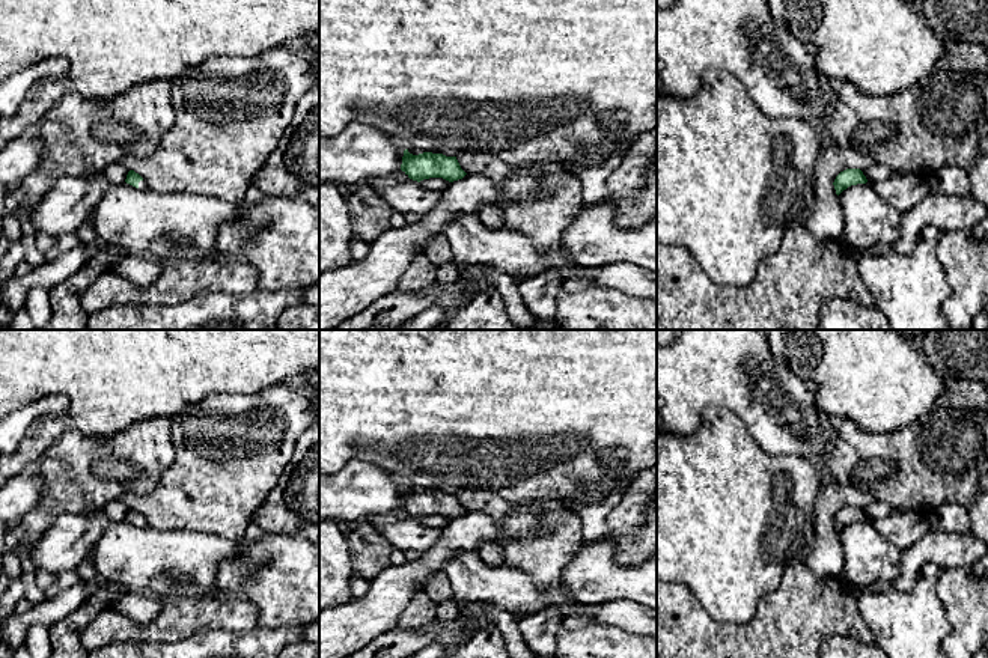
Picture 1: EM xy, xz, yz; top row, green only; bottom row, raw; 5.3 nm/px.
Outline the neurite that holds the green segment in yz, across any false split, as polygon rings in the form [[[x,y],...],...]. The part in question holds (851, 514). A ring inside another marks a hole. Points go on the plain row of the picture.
[[[846,506],[836,513],[833,522],[834,522],[836,532],[839,533],[848,524],[857,522],[857,521],[866,521],[866,519],[868,516],[860,506]]]

